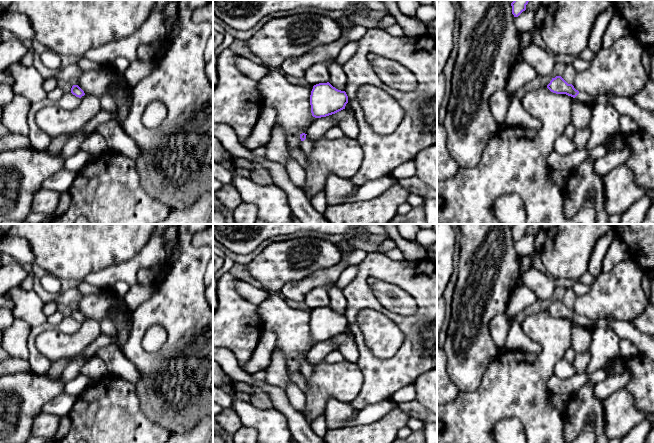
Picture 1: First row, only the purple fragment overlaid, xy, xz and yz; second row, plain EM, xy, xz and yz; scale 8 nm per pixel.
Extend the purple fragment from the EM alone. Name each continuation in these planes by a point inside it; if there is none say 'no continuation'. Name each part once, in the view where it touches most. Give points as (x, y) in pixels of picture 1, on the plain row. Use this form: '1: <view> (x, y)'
1: xz (306, 370)

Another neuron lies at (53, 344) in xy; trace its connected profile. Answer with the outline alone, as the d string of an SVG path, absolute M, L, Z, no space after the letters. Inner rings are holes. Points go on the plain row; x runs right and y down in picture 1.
M85 318L81 329L70 335L51 327L37 337L39 351L51 363L77 356L100 335L100 323L96 319Z

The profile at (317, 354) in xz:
M334 339L316 343L308 352L306 361L310 365L319 364L324 361L325 357L332 351L336 350L337 343Z

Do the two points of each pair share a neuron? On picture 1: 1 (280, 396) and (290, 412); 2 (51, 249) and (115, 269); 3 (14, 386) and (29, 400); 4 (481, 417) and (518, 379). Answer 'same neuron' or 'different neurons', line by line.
1: same neuron
2: different neurons
3: same neuron
4: same neuron

